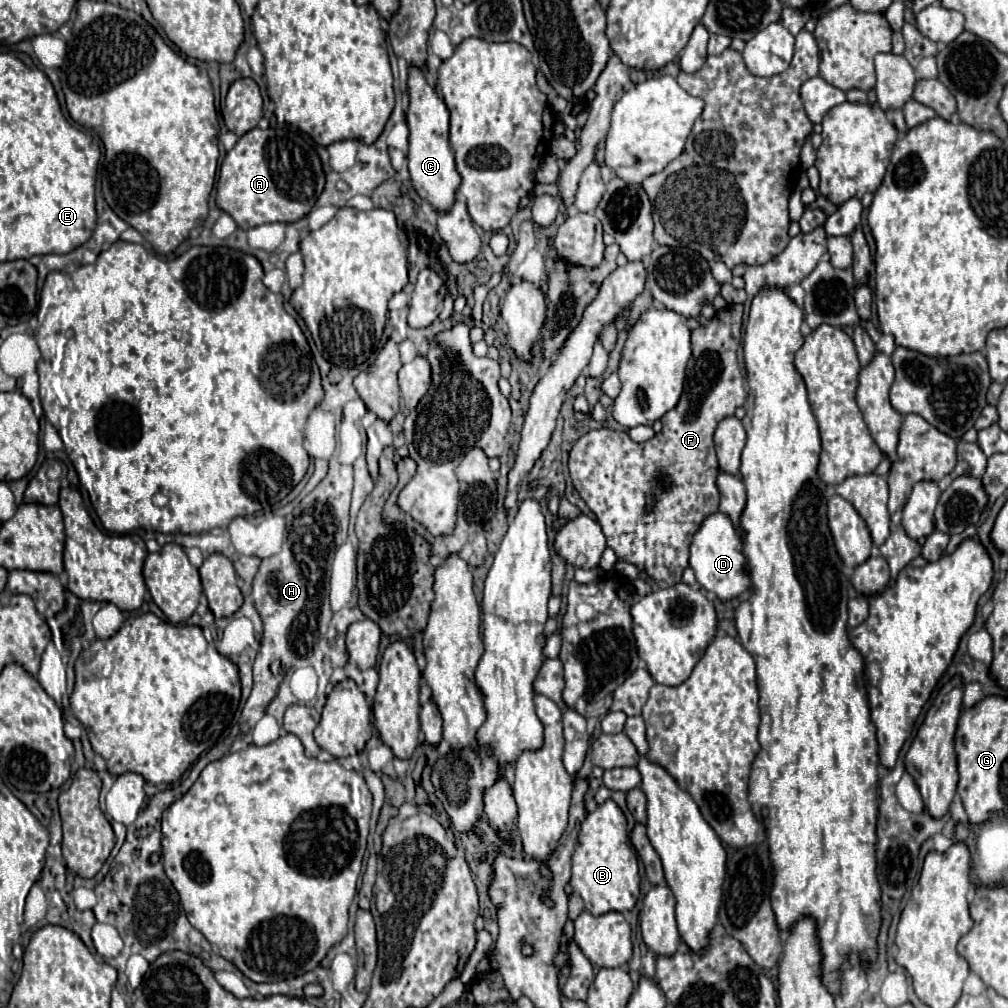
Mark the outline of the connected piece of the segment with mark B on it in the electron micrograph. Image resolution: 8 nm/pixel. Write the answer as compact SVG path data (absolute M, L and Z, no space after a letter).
M606 799L602 805L598 805L596 811L588 813L582 823L576 841L576 851L572 857L570 887L582 897L584 909L592 915L602 915L608 911L628 911L638 901L638 857L630 847L626 817L612 799Z

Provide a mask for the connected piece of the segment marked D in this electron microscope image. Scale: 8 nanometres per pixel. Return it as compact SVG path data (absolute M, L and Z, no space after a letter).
M724 513L708 515L700 525L690 547L690 567L694 569L698 583L706 591L714 593L722 603L732 601L744 591L752 589L750 575L746 571L746 557L742 553L742 539L740 535L736 535L730 517L726 517Z

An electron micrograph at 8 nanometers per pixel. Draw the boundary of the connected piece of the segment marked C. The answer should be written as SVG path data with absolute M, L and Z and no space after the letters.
M416 67L408 71L408 89L410 89L410 107L406 111L410 127L410 149L408 149L408 169L416 193L426 199L434 211L450 209L456 201L456 191L460 187L460 175L454 165L454 153L448 143L448 109L436 91L426 83L424 73Z

